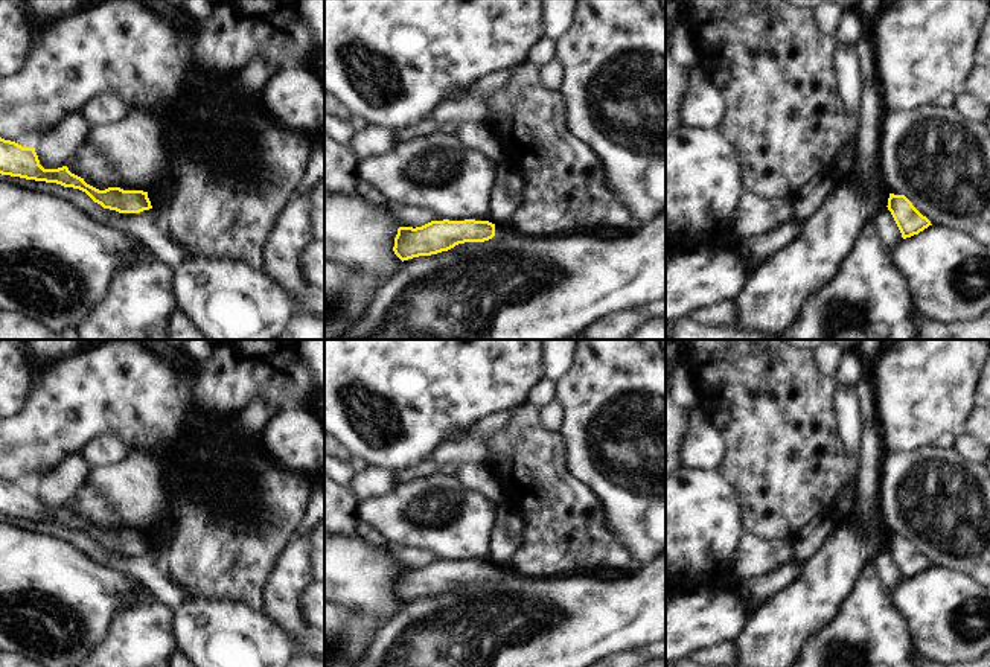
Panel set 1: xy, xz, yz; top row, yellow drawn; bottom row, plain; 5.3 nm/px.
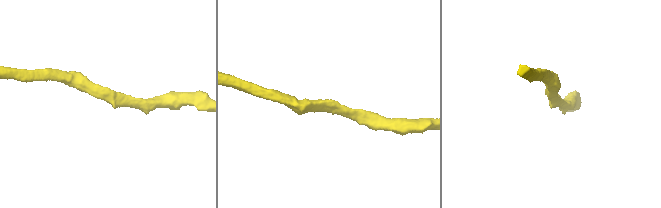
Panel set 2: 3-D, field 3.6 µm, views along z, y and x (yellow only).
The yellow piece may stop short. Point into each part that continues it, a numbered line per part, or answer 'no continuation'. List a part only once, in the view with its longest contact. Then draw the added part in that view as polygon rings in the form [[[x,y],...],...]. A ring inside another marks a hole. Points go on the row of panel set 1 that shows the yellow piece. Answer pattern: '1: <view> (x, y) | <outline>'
no continuation

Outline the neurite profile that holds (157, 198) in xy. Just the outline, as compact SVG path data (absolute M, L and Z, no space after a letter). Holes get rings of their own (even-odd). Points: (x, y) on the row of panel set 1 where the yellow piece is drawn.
M163 186L157 190L149 190L148 198L151 201L152 210L160 215L166 204L168 186Z

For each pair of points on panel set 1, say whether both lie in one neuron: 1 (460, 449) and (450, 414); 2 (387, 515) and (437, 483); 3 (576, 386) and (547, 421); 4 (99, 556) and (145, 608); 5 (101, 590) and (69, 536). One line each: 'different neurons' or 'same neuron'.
1: different neurons
2: same neuron
3: different neurons
4: different neurons
5: different neurons

